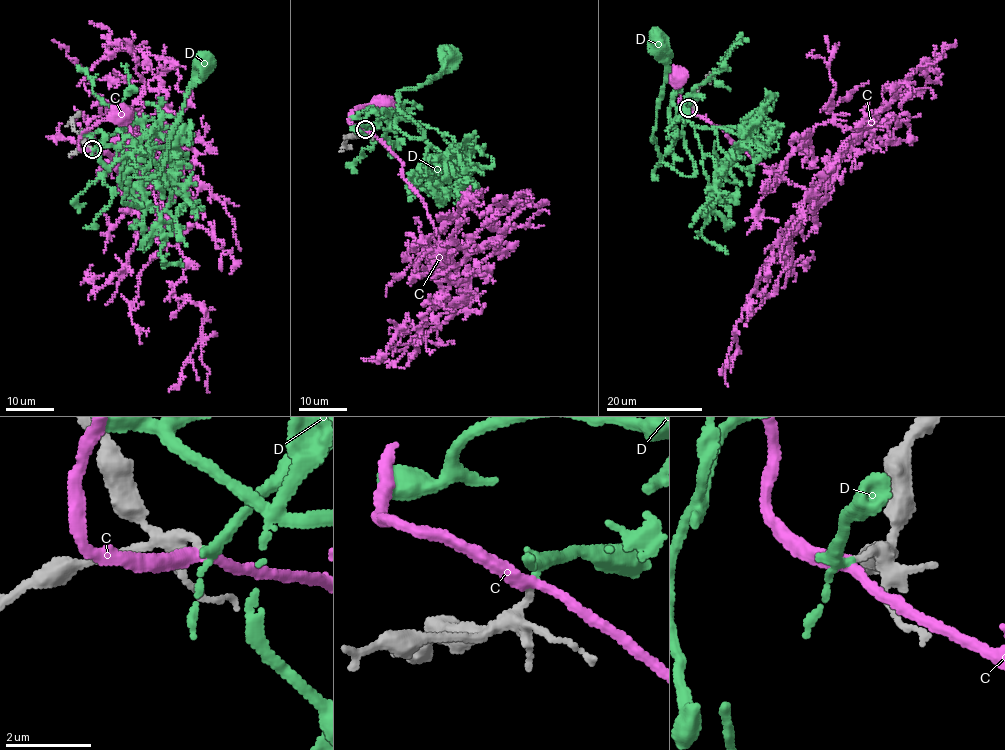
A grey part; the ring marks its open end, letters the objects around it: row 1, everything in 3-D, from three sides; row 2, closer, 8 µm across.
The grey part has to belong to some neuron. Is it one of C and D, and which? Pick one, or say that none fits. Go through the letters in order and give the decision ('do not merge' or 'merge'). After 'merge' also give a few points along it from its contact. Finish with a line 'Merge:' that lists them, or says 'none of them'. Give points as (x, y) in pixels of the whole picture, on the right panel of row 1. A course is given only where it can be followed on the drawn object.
C: do not merge
D: merge; course (689, 108), (696, 95), (668, 115), (684, 121), (687, 175), (651, 138), (665, 63), (654, 28)
Merge: D

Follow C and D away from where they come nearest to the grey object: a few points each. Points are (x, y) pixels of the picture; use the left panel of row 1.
C: (92, 149), (80, 149), (79, 135), (120, 113)
D: (92, 149), (120, 129), (100, 160), (129, 154), (119, 184), (141, 206), (127, 180), (158, 173), (208, 51)

